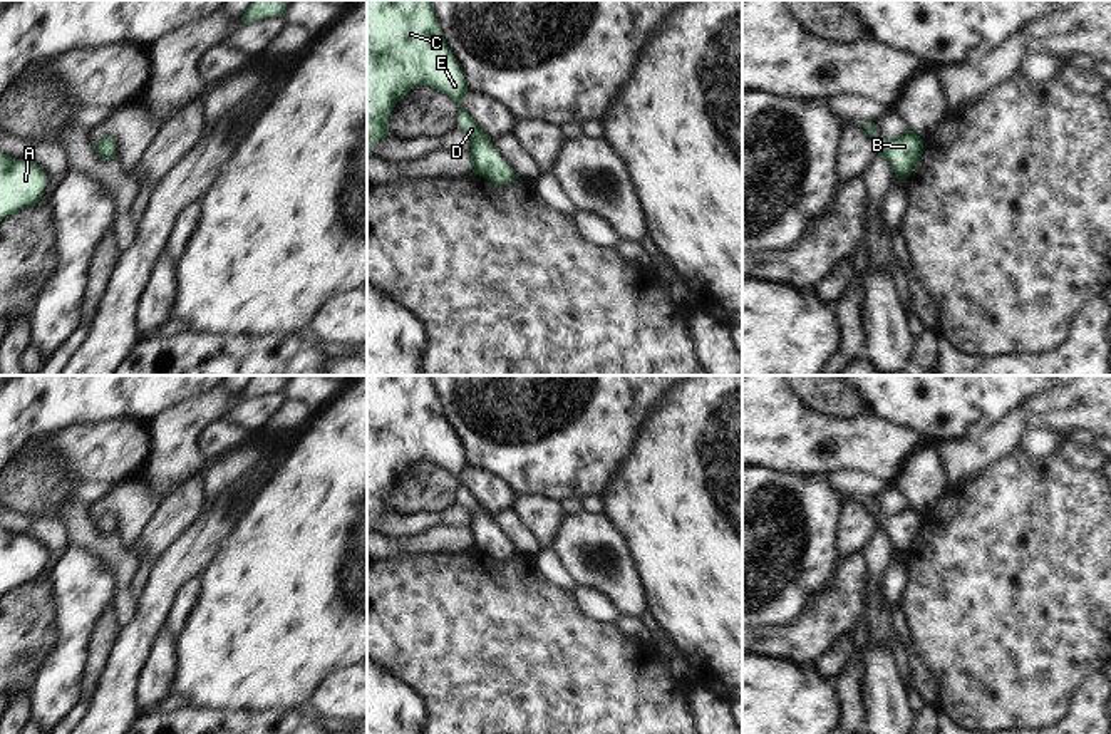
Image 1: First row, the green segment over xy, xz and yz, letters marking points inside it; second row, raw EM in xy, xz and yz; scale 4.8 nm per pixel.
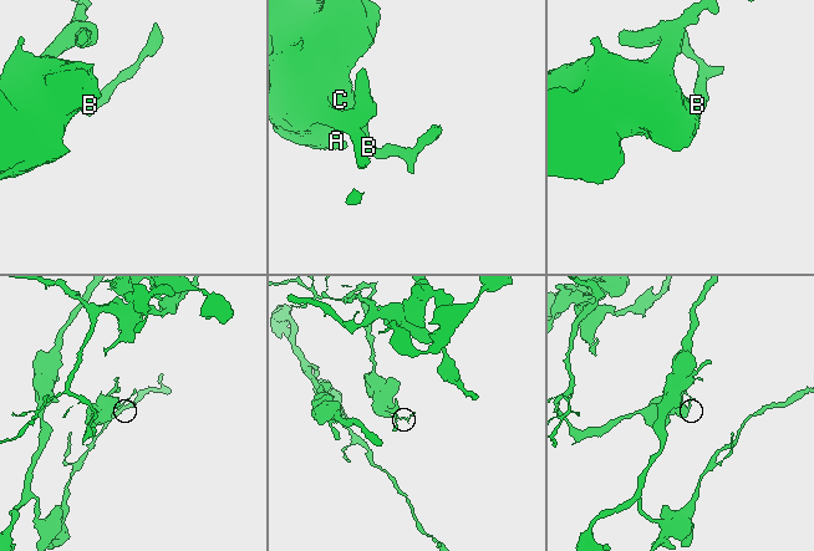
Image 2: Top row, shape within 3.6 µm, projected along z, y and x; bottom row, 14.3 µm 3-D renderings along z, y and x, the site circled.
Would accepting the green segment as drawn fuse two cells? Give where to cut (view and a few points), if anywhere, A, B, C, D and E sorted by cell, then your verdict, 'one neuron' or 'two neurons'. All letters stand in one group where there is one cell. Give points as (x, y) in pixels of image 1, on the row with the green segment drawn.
no cut | A B C D E | one neuron

